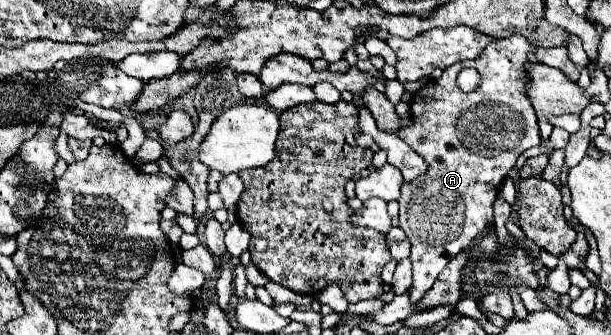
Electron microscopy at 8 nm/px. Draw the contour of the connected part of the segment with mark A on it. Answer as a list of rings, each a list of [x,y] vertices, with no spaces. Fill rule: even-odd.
[[[520,34],[494,40],[480,52],[480,58],[464,60],[448,66],[448,70],[444,70],[440,78],[426,82],[426,86],[422,86],[412,98],[412,104],[410,104],[412,124],[404,126],[404,130],[400,130],[398,136],[428,164],[428,170],[424,172],[424,176],[402,184],[402,194],[398,198],[400,228],[406,232],[412,244],[412,254],[410,254],[412,286],[408,288],[412,302],[418,302],[432,288],[438,274],[458,252],[468,250],[474,238],[494,224],[492,204],[500,194],[500,186],[504,178],[514,168],[516,158],[526,148],[540,144],[538,118],[530,100],[526,98],[528,78],[524,72],[524,64],[528,62],[526,60],[528,52],[530,52],[530,44]],[[462,68],[478,70],[480,84],[474,92],[466,94],[456,86],[456,76]]]

